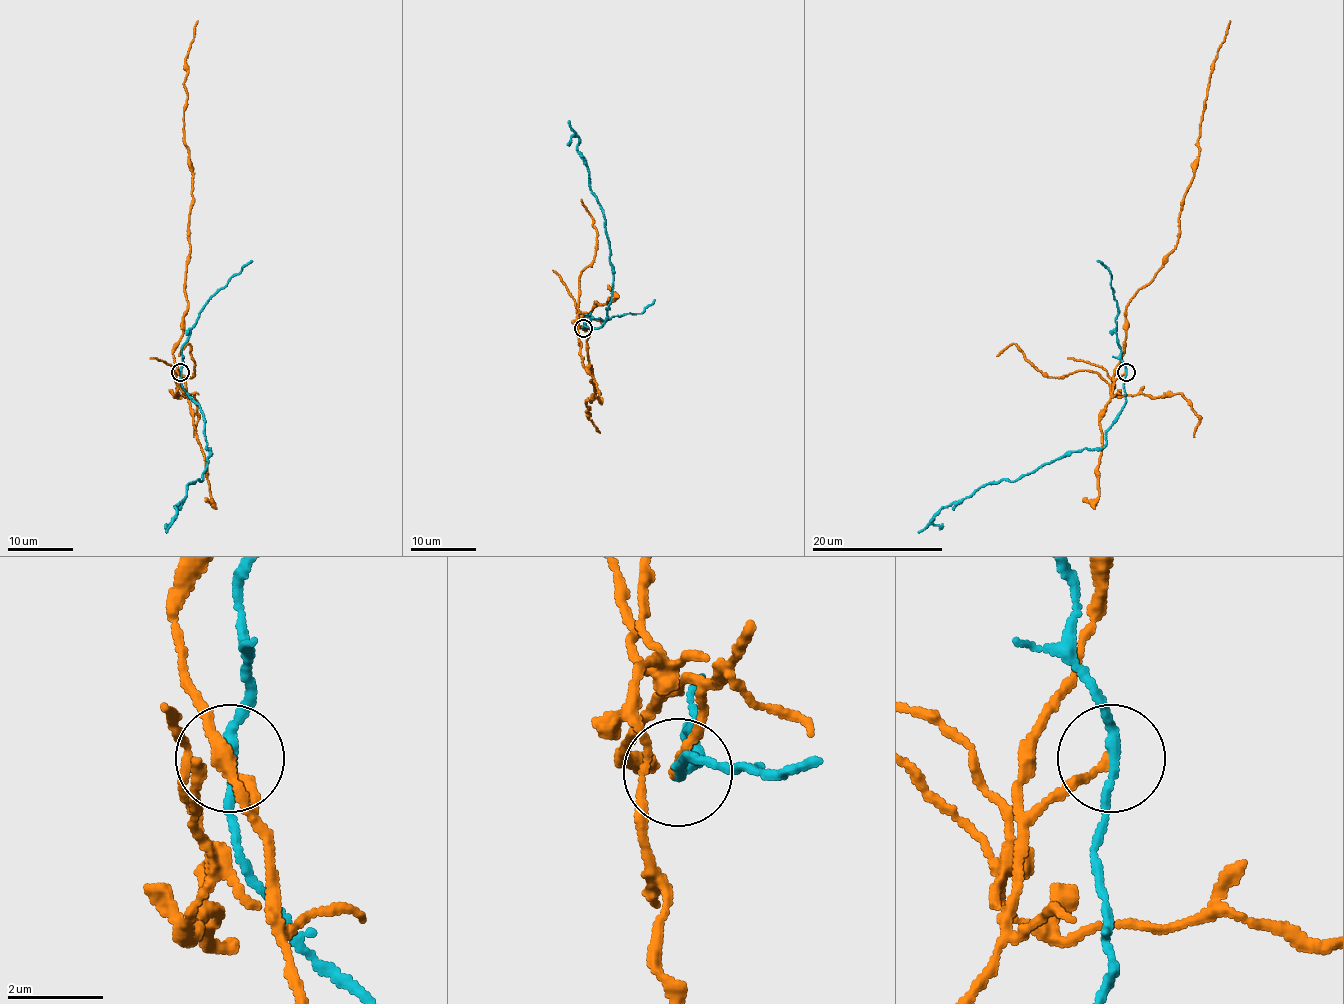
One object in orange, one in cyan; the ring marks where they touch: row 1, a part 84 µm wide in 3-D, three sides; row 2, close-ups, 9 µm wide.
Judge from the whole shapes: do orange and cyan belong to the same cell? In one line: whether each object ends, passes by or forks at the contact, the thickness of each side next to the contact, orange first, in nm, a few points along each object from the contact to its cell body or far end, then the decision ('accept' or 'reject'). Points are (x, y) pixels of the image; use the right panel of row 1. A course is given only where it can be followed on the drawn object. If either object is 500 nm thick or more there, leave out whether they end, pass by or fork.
orange ends there; cyan passes by; 170 nm thick on the orange side, 190 nm on the other; orange runs (1126, 373), (1113, 378), (1123, 353), (1126, 306), (1177, 243), (1178, 214), (1198, 155), (1211, 63), (1231, 21); cyan runs (1126, 373), (1126, 404), (1101, 448), (1067, 451), (1015, 481), (984, 485), (943, 507), (918, 533); reject

